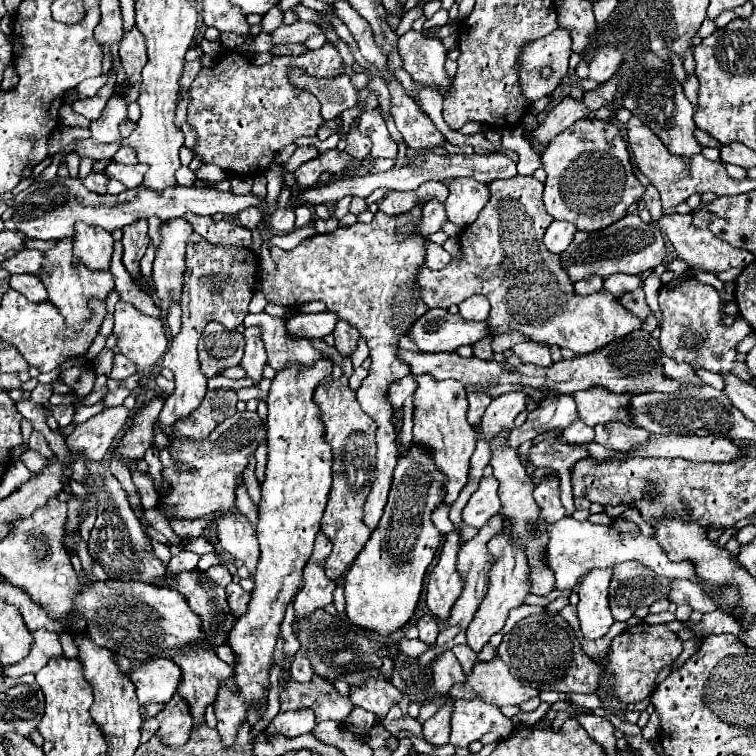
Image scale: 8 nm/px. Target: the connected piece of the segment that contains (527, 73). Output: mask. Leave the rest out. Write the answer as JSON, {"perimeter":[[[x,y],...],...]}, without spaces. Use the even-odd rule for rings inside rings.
{"perimeter":[[[558,27],[556,31],[552,31],[550,35],[546,35],[544,39],[536,39],[536,41],[530,41],[526,43],[522,49],[520,49],[520,55],[518,55],[518,83],[520,83],[520,93],[522,97],[528,101],[528,103],[534,103],[536,99],[542,99],[546,95],[550,95],[558,83],[562,81],[562,77],[566,75],[568,71],[568,57],[570,57],[570,45],[572,45],[572,39],[570,39],[570,33],[562,27]],[[544,65],[552,65],[554,69],[554,75],[550,79],[542,79],[540,77],[540,69]]]}

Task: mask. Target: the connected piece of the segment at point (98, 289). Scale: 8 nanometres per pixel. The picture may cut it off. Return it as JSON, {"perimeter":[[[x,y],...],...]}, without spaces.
{"perimeter":[[[72,237],[58,241],[58,245],[50,251],[44,251],[46,259],[44,259],[44,275],[40,275],[52,305],[60,311],[60,315],[64,317],[64,325],[72,327],[76,323],[84,323],[92,317],[92,309],[90,309],[90,301],[92,299],[100,299],[106,301],[108,291],[112,291],[114,287],[114,279],[112,273],[108,271],[84,271],[84,267],[72,267]]]}

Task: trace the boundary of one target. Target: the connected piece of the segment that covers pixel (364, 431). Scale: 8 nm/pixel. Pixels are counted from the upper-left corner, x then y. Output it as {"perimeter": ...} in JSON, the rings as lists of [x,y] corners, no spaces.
{"perimeter":[[[342,375],[336,381],[330,379],[330,383],[318,385],[314,391],[314,399],[322,409],[324,419],[324,431],[326,439],[332,445],[332,489],[328,495],[328,503],[322,515],[322,531],[332,539],[332,553],[326,559],[326,575],[334,581],[338,581],[346,569],[352,565],[356,555],[366,545],[372,531],[362,521],[362,505],[368,495],[368,487],[372,485],[374,475],[374,463],[376,463],[376,423],[372,423],[372,417],[366,415],[356,399],[356,391],[349,387],[349,379]]]}

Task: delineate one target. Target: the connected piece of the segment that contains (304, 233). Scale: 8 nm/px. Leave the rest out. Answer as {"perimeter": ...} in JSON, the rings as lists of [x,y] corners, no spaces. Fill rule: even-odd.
{"perimeter":[[[308,225],[297,228],[287,234],[274,235],[269,242],[269,247],[276,246],[284,250],[290,250],[295,248],[304,239],[313,235],[316,235],[316,231],[312,225]]]}

